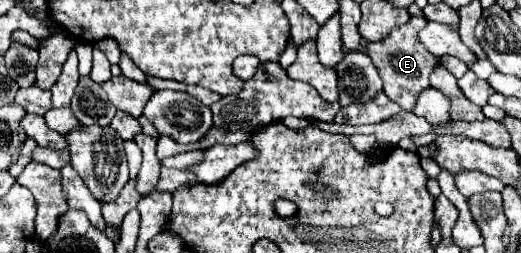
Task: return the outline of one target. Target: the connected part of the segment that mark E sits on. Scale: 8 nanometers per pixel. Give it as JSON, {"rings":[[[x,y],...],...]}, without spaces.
{"rings":[[[410,17],[410,21],[406,25],[400,25],[396,29],[392,29],[392,33],[378,41],[378,43],[368,43],[368,55],[374,61],[382,81],[384,81],[384,93],[398,103],[402,109],[412,111],[416,105],[418,95],[424,89],[430,89],[430,73],[434,71],[438,57],[432,55],[420,41],[418,41],[418,31],[426,25],[428,21],[424,17]]]}

